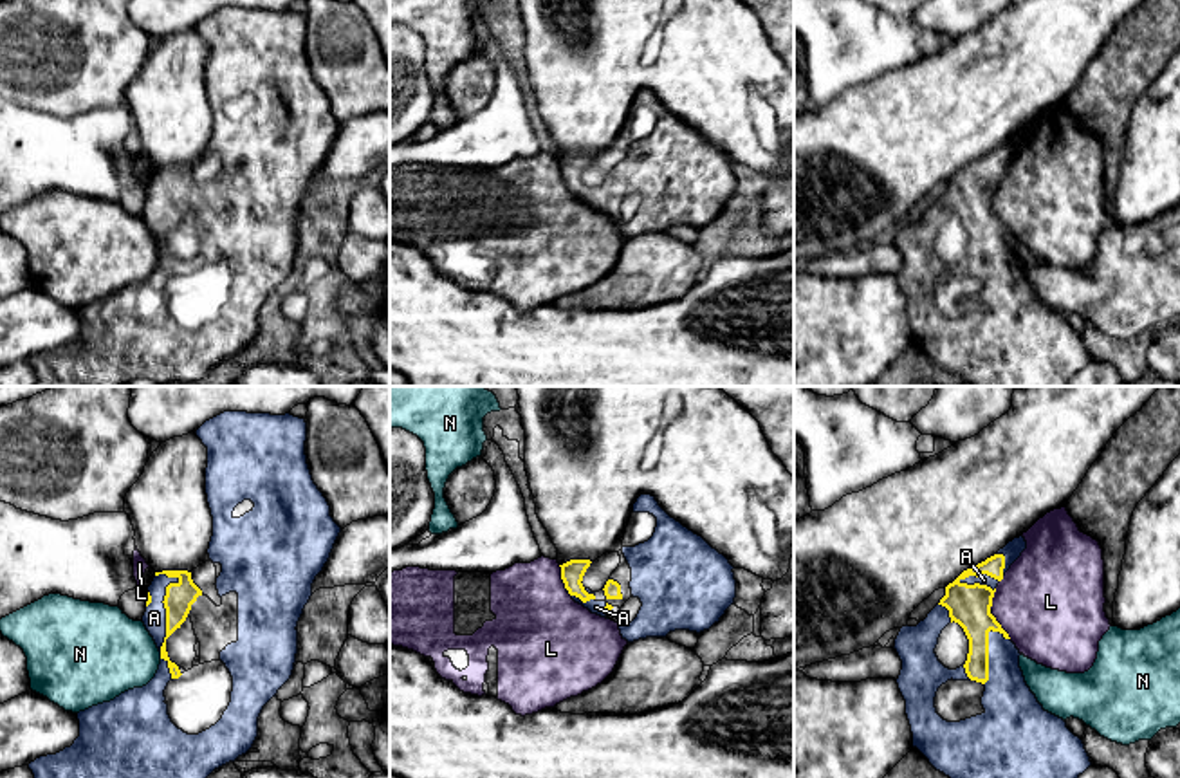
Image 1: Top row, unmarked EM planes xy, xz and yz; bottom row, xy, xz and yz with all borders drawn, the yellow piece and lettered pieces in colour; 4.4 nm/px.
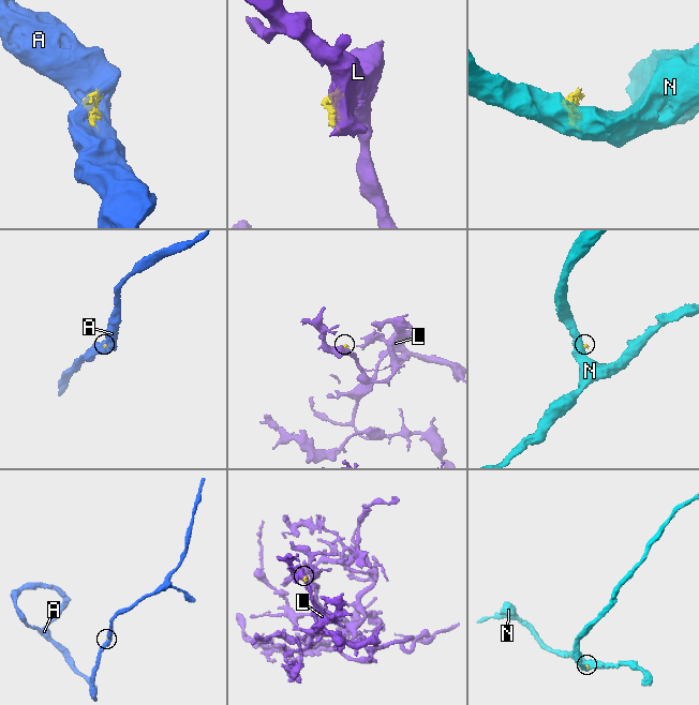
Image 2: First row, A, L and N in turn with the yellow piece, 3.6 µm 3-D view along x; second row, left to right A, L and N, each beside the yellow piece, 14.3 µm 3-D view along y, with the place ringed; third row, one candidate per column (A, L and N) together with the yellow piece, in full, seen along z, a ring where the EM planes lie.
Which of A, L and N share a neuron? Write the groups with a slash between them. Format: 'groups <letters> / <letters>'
groups A / L / N

